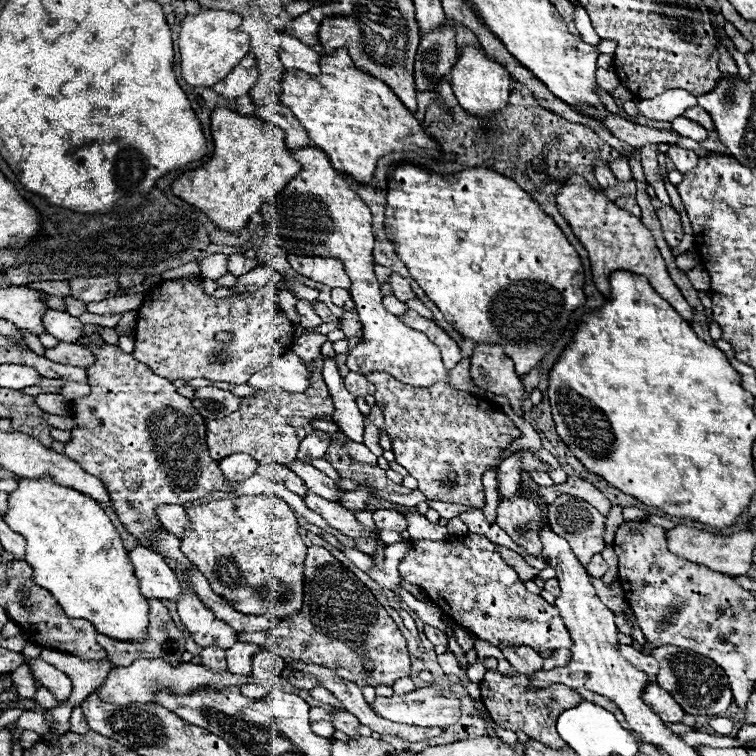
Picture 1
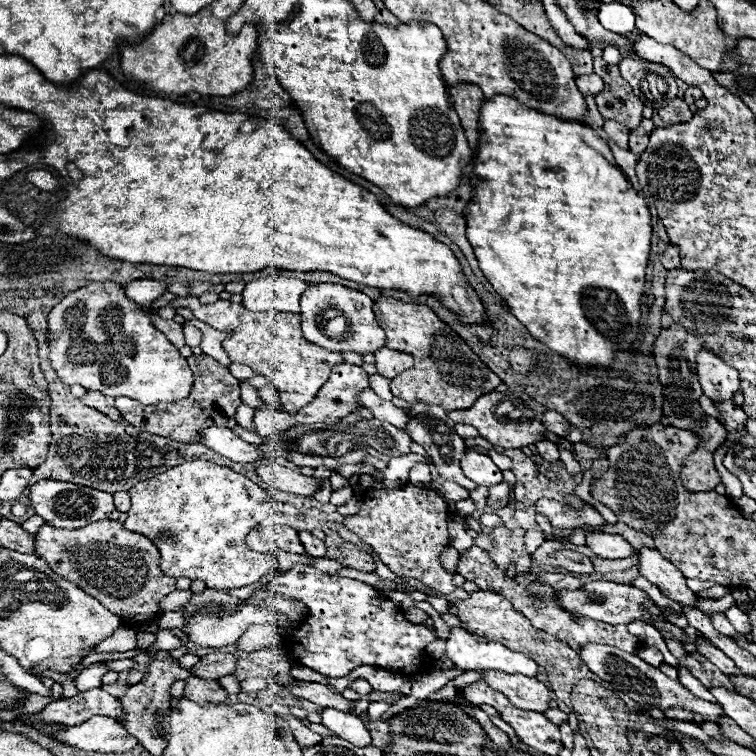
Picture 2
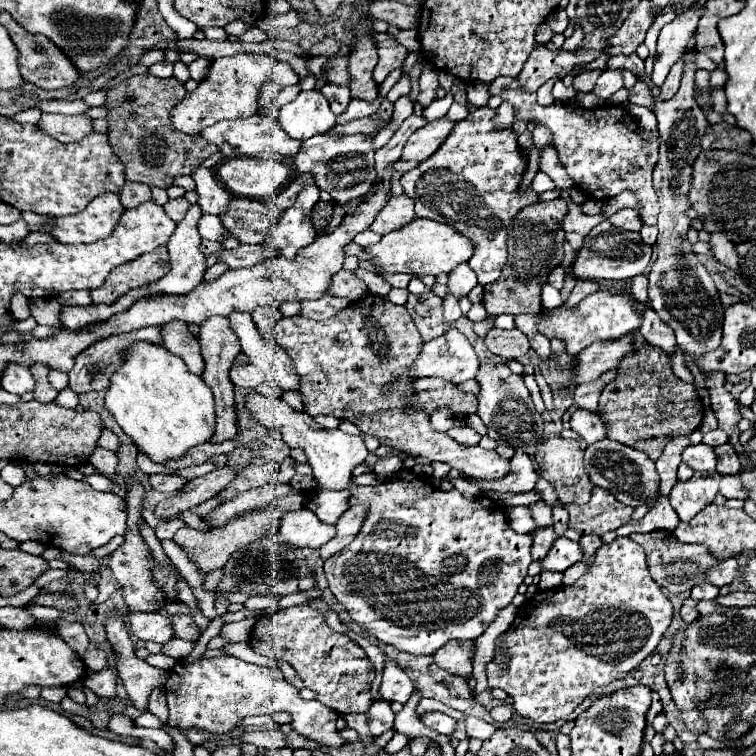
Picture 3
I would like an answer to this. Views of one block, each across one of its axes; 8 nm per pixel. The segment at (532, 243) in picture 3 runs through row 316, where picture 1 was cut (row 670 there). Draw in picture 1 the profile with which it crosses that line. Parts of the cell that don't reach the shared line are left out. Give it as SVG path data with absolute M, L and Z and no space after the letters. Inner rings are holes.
M488 670L484 680L480 682L482 690L482 702L490 710L490 716L496 724L510 728L510 730L524 730L528 738L540 740L542 744L548 744L552 748L564 748L564 740L560 740L556 732L556 716L568 708L576 708L584 698L574 692L572 688L564 684L552 684L548 688L532 688L530 676L516 674L514 678L500 676L494 670Z

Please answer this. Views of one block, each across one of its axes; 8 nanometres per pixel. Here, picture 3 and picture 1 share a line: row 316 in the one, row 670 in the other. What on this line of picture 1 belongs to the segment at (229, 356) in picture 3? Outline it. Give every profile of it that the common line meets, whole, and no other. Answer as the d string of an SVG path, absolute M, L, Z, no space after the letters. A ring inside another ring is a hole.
M208 646L202 650L200 658L202 658L202 666L210 668L212 672L224 672L226 670L226 656L224 656L222 648Z

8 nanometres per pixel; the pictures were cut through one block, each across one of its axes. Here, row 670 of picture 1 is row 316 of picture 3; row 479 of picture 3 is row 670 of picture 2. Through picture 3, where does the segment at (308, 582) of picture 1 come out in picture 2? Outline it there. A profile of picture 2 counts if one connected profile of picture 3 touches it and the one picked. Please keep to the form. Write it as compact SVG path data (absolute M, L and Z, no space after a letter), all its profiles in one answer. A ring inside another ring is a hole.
M480 670L480 680L484 680L496 692L502 692L516 708L534 712L544 712L548 708L550 690L536 678L498 670Z

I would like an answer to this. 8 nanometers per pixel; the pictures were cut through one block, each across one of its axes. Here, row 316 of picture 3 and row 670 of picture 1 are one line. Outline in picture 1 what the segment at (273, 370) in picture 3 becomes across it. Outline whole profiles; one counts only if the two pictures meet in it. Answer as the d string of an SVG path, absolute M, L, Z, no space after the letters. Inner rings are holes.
M236 642L232 648L226 650L226 660L228 660L228 670L236 672L240 676L250 676L252 672L252 658L262 652L258 644L250 642Z

